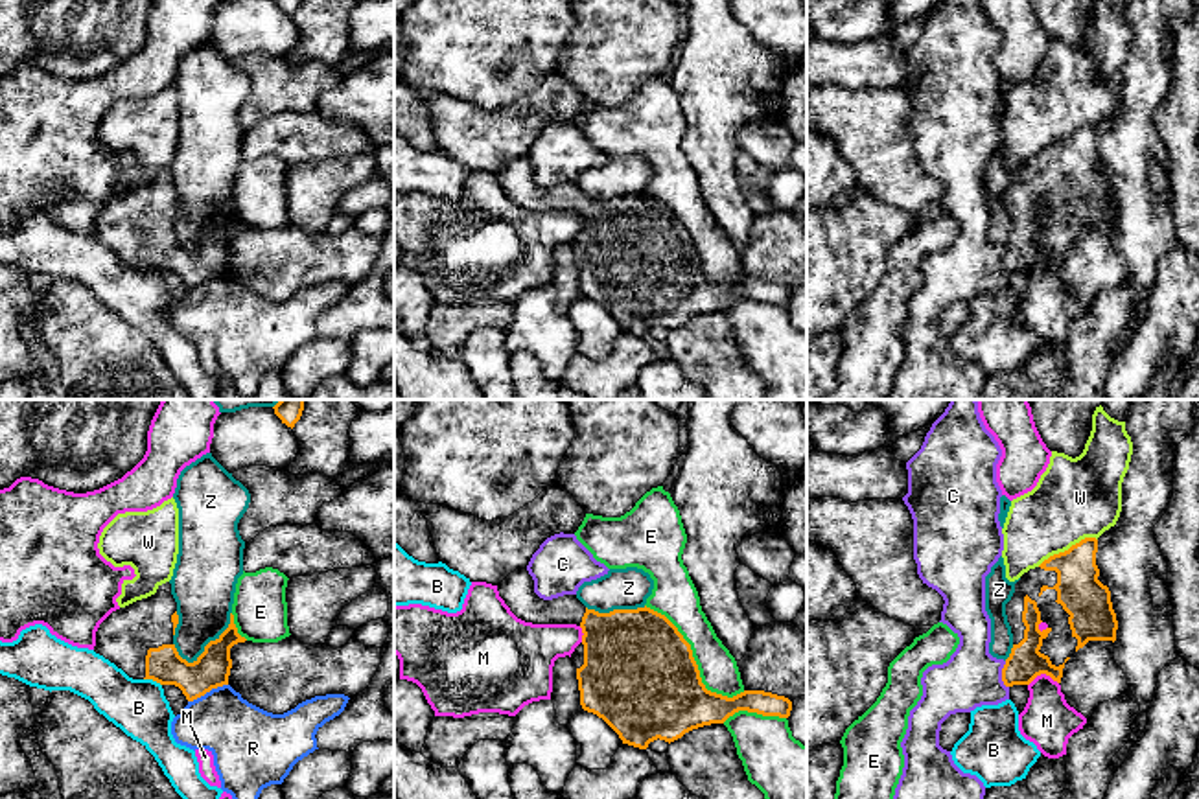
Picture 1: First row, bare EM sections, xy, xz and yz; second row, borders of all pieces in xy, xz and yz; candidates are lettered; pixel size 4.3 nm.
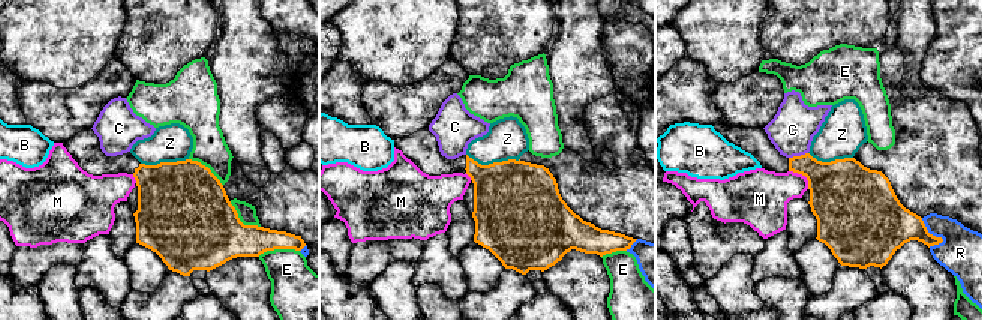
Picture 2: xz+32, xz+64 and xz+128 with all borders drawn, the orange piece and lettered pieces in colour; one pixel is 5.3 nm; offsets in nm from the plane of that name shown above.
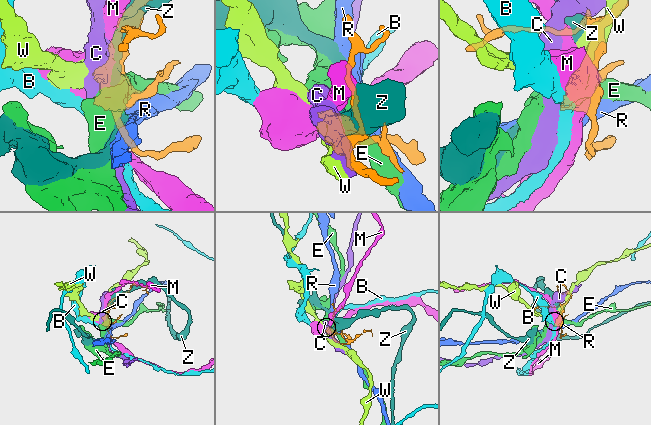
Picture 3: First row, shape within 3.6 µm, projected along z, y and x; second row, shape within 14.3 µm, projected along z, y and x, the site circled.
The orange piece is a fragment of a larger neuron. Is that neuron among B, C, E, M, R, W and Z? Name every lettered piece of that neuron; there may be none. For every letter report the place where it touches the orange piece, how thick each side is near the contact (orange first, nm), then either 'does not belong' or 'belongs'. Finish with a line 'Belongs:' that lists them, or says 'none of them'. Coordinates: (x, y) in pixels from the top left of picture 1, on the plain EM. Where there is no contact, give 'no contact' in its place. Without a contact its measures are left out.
B: meets orange in xy at (153, 267); 160 nm thick on the orange side, 240 nm on the other; does not belong
C: meets orange in yz at (1002, 262); 160 nm thick on the orange side, 260 nm on the other; does not belong
E: meets orange in xz at (695, 249); 500 nm thick on the orange side, 170 nm on the other; does not belong
M: meets orange in yz at (1043, 260); 160 nm thick on the orange side, 220 nm on the other; does not belong
R: meets orange in xy at (207, 278); 160 nm thick on the orange side, 300 nm on the other; does not belong
W: meets orange in yz at (1069, 137); 200 nm thick on the orange side, 360 nm on the other; does not belong
Z: meets orange in xy at (209, 231); 160 nm thick on the orange side, 280 nm on the other; does not belong
Belongs: none of them

